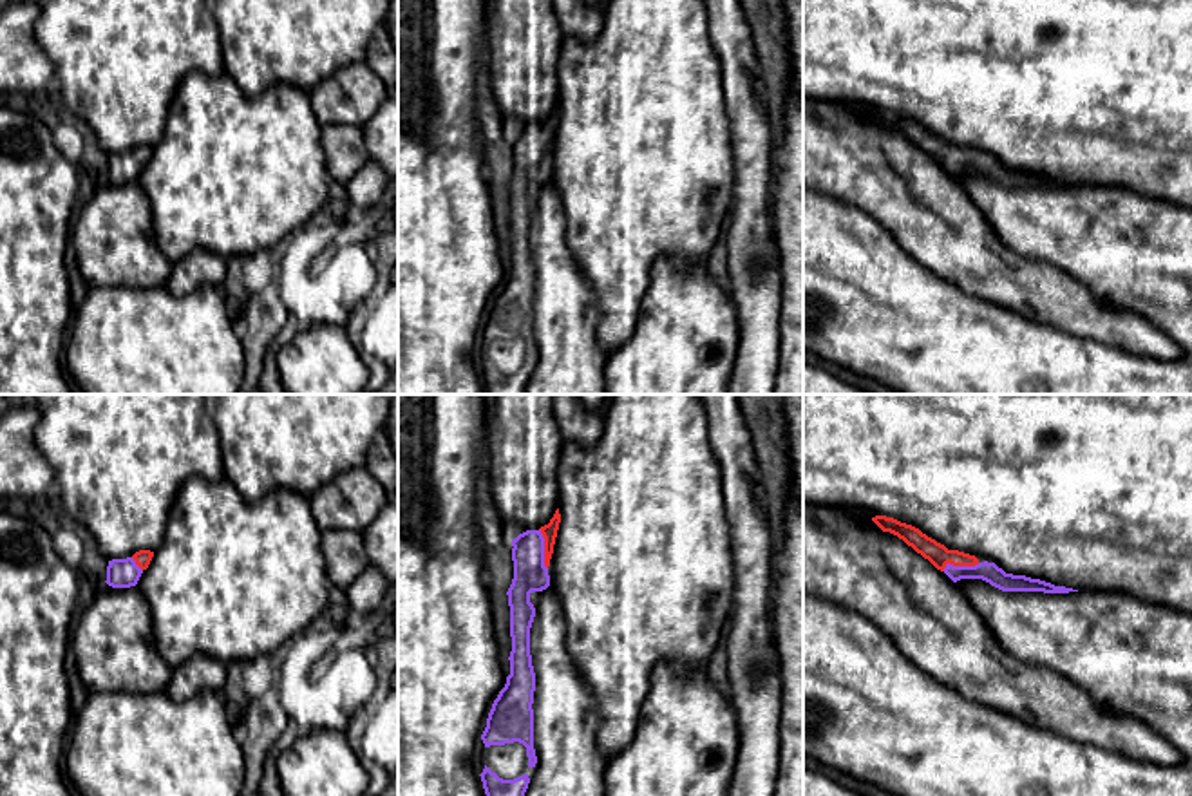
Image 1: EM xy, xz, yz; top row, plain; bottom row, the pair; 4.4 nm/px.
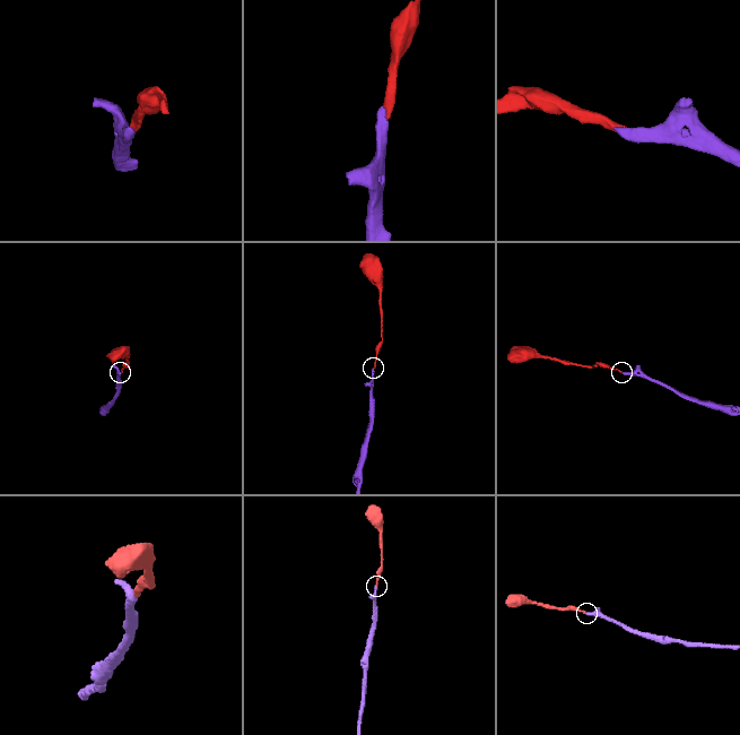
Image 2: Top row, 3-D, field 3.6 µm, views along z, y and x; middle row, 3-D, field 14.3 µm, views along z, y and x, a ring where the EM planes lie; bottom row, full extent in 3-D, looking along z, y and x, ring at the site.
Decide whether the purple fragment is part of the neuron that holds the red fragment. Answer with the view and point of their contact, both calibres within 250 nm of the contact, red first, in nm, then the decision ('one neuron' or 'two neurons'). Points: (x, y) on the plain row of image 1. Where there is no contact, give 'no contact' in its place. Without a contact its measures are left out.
xz (545, 143) | 70/150 nm | one neuron

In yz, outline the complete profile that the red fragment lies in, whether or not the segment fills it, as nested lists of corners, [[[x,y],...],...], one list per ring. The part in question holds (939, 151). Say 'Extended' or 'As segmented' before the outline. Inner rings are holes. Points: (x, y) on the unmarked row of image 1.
Extended. [[[875,110],[872,116],[883,125],[897,130],[917,148],[928,154],[937,165],[944,166],[953,177],[960,174],[982,174],[1002,186],[1044,186],[1044,188],[1069,188],[1078,186],[1065,181],[1031,174],[1026,170],[1006,168],[995,157],[980,157],[975,150],[948,145],[944,139],[922,128],[919,123],[901,118],[894,112]]]

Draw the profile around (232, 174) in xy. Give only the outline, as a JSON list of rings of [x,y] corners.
[[[190,72],[170,103],[165,136],[136,181],[150,203],[156,244],[177,262],[194,250],[206,250],[226,261],[259,250],[270,251],[311,223],[320,208],[331,206],[329,179],[320,123],[313,116],[309,92],[279,83],[248,98],[226,72],[217,76]]]

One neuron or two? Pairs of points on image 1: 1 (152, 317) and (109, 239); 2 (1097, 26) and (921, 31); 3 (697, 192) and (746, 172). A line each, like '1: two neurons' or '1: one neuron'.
1: two neurons
2: one neuron
3: two neurons

